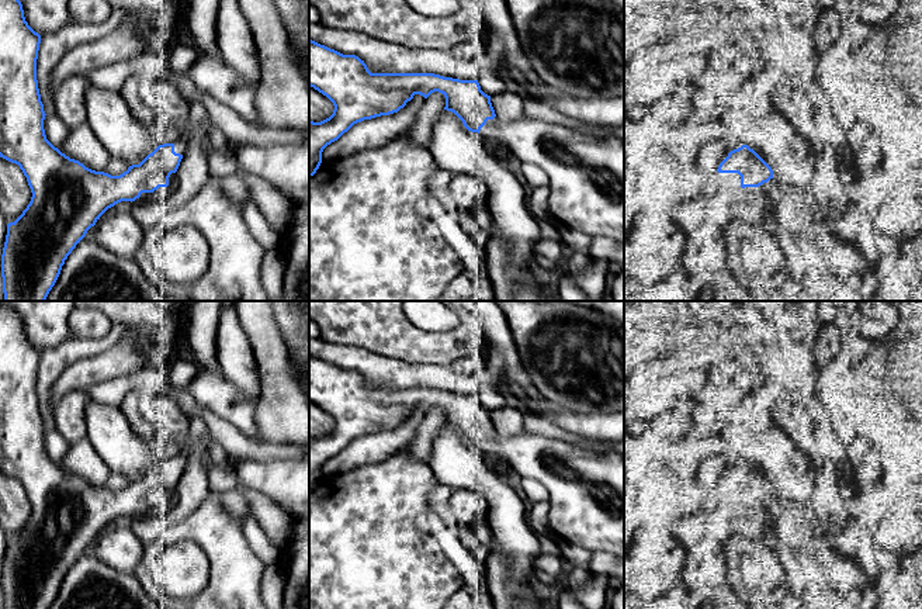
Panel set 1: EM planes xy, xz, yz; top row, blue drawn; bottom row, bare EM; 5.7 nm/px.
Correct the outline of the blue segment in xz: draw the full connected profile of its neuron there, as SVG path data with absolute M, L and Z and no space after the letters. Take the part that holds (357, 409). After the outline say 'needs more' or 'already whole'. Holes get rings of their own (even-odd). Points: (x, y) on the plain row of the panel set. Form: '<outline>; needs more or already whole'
M309 354L309 401L326 411L335 421L333 429L320 436L309 436L309 492L322 478L322 467L337 456L354 439L381 430L398 428L420 409L427 414L439 406L446 412L444 425L454 428L471 447L478 447L491 460L500 460L521 478L540 481L550 492L550 526L571 544L576 544L592 553L604 551L624 558L624 456L617 451L596 453L568 442L541 435L520 433L512 437L500 436L491 418L491 411L481 405L478 395L460 395L434 388L371 388L358 371L343 370L335 364Z; needs more

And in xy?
M0 307L0 473L15 478L27 492L32 512L22 529L7 539L7 550L1 570L1 592L4 609L49 609L55 601L65 575L96 540L100 532L121 516L135 516L142 508L153 508L169 501L169 492L176 488L187 457L177 454L173 459L159 460L139 480L132 480L119 491L96 487L79 475L70 474L55 463L45 450L45 426L37 395L37 374L41 350L35 347L24 332L21 316L8 307Z; needs more

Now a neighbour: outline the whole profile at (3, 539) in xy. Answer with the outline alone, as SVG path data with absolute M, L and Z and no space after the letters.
M0 526L0 609L4 609L3 592L1 592L1 570L3 570L4 557L6 557L6 550L7 550L7 536Z

